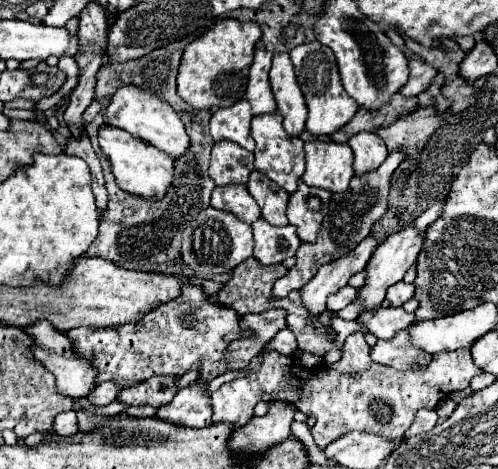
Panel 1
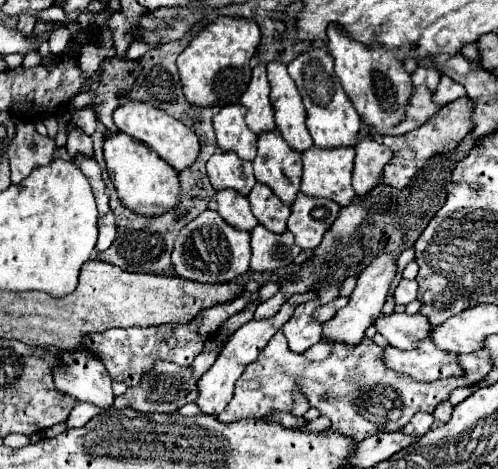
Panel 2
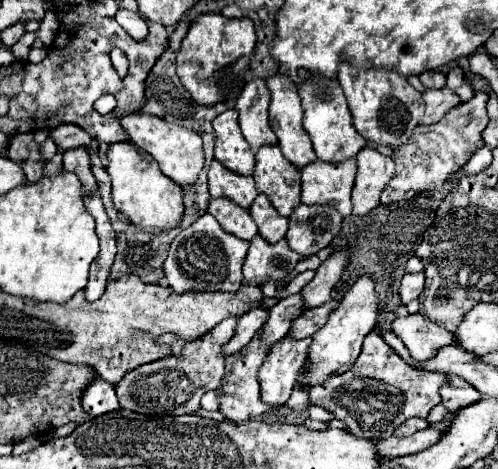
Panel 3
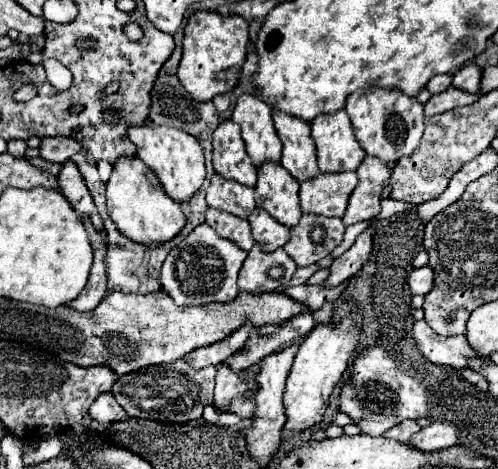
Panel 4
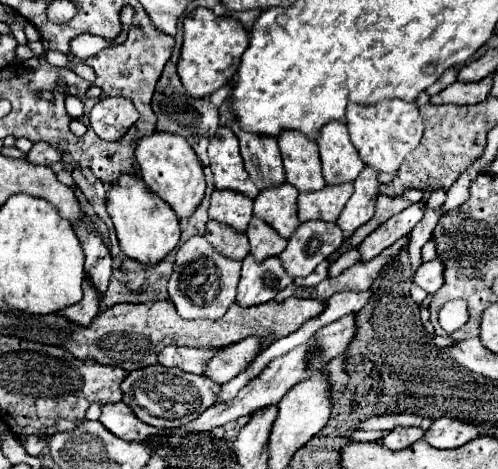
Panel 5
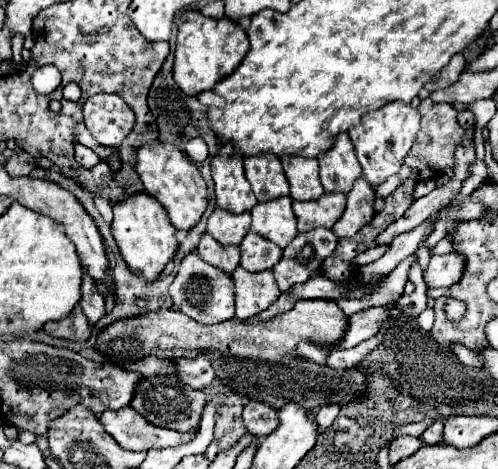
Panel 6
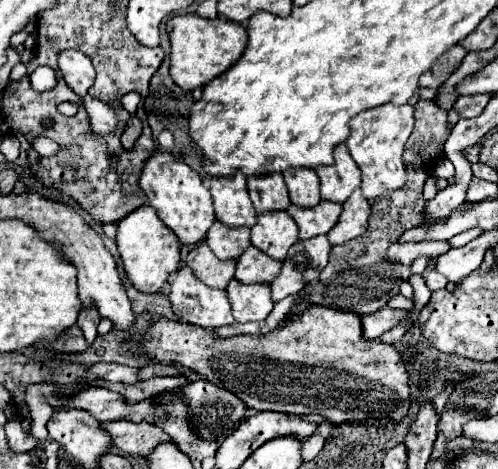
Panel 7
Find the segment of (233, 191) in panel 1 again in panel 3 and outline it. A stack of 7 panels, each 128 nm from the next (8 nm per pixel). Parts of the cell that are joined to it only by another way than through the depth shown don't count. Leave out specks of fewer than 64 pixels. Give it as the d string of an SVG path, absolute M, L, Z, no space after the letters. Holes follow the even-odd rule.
M228 198L210 200L208 214L212 214L226 232L230 232L230 234L234 234L234 236L238 236L242 240L250 242L258 234L256 222L252 220L250 212L240 208L240 206L236 206Z

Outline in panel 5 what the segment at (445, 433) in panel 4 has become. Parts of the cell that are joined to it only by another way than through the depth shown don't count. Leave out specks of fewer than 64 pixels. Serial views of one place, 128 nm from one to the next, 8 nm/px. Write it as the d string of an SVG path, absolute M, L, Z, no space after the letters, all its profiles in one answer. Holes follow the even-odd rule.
M438 418L424 434L424 440L434 448L460 448L478 436L480 436L480 428L468 422L454 418Z

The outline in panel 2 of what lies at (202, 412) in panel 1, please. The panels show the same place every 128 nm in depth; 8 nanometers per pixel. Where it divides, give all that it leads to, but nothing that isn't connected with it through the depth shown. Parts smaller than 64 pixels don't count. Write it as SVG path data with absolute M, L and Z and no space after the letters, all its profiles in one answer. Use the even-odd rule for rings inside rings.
M308 290L308 292L304 292L304 294L292 296L292 298L282 306L282 310L280 310L276 316L272 316L272 318L268 318L268 320L250 320L250 322L246 322L244 326L240 326L240 328L230 336L228 344L224 344L224 348L222 348L220 356L216 358L214 366L212 366L212 368L200 378L200 382L198 382L200 396L198 396L196 404L200 406L200 410L202 410L204 414L218 416L218 414L224 410L224 406L232 400L234 382L240 378L242 370L244 370L250 362L256 360L256 356L258 356L260 350L268 344L268 340L290 320L290 316L292 316L292 312L296 310L296 306L300 306L300 304L304 304L304 302L308 302L308 300L316 300L316 292L314 292L314 290Z

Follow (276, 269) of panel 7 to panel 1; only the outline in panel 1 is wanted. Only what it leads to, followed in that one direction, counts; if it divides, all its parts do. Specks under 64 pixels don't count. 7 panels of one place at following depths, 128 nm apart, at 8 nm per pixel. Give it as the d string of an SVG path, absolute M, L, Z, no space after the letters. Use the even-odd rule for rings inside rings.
M252 172L248 180L248 192L260 206L262 218L272 226L286 226L286 206L288 206L288 192L284 192L276 182L268 180L260 172Z

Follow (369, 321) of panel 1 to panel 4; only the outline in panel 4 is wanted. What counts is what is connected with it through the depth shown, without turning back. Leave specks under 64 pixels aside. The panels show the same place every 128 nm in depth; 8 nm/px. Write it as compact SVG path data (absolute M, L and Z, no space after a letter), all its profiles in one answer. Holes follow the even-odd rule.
M426 320L414 322L414 340L420 352L434 364L450 366L450 368L468 368L468 360L482 358L472 350L466 336L438 336L428 328Z

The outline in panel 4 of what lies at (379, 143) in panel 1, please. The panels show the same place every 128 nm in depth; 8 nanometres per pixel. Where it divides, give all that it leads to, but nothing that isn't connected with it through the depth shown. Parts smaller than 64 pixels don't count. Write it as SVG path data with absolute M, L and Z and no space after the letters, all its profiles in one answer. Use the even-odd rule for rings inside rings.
M366 156L360 168L356 170L358 174L358 186L354 188L346 214L342 218L344 226L362 222L362 220L372 220L380 212L380 194L390 182L390 170L380 158Z

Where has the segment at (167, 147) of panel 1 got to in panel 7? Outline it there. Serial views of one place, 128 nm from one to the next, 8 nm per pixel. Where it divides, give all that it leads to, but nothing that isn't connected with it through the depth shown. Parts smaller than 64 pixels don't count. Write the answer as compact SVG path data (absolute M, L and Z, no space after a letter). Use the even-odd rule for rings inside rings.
M154 152L154 156L150 156L144 164L138 184L148 196L148 206L156 210L158 218L176 234L182 246L196 246L206 240L210 226L216 222L216 216L210 190L202 186L202 178L196 170L176 160L172 152Z

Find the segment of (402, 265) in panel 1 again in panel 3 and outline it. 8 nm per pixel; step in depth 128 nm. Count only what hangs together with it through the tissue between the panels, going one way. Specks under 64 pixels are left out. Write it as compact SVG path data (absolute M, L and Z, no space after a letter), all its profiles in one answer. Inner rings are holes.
M360 276L356 284L344 294L338 308L328 316L328 322L324 324L324 328L320 328L320 332L312 336L312 344L308 348L308 356L304 364L304 374L298 380L302 388L320 386L332 374L342 374L352 368L352 364L356 362L362 350L362 342L366 334L370 334L376 324L376 310L378 310L376 304L378 300L374 292L374 280L370 276Z

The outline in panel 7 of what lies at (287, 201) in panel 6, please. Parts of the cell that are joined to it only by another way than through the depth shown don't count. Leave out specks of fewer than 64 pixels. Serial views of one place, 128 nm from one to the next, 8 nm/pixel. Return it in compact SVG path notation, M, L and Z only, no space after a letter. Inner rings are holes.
M288 212L260 214L256 226L252 228L252 246L278 262L286 258L290 246L296 242L298 226Z

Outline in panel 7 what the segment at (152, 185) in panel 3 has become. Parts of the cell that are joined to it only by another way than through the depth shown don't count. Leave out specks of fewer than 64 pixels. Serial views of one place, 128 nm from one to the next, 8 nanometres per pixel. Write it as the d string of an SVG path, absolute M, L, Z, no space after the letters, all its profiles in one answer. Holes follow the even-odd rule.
M142 206L118 222L116 244L124 262L124 272L140 292L158 292L162 284L168 282L170 274L180 268L180 242L150 206Z

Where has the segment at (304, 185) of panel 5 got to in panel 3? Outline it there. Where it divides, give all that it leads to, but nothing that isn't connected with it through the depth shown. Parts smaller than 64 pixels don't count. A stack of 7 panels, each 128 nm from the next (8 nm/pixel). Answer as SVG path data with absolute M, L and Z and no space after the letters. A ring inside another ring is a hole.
M276 74L272 78L266 80L272 102L270 102L270 126L274 130L274 134L278 136L278 146L282 150L282 154L286 156L286 160L290 164L294 164L296 168L304 168L310 162L316 160L316 154L312 150L312 142L308 138L308 134L302 128L302 106L300 106L300 96L296 86L284 76L284 74Z

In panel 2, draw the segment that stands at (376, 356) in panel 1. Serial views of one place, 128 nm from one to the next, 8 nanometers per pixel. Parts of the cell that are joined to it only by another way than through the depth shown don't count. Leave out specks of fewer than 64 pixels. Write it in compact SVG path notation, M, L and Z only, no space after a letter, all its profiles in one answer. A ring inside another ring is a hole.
M422 340L416 350L384 348L384 362L388 368L408 374L418 382L434 382L448 376L464 376L460 370L458 356L444 352L432 344L432 340Z

